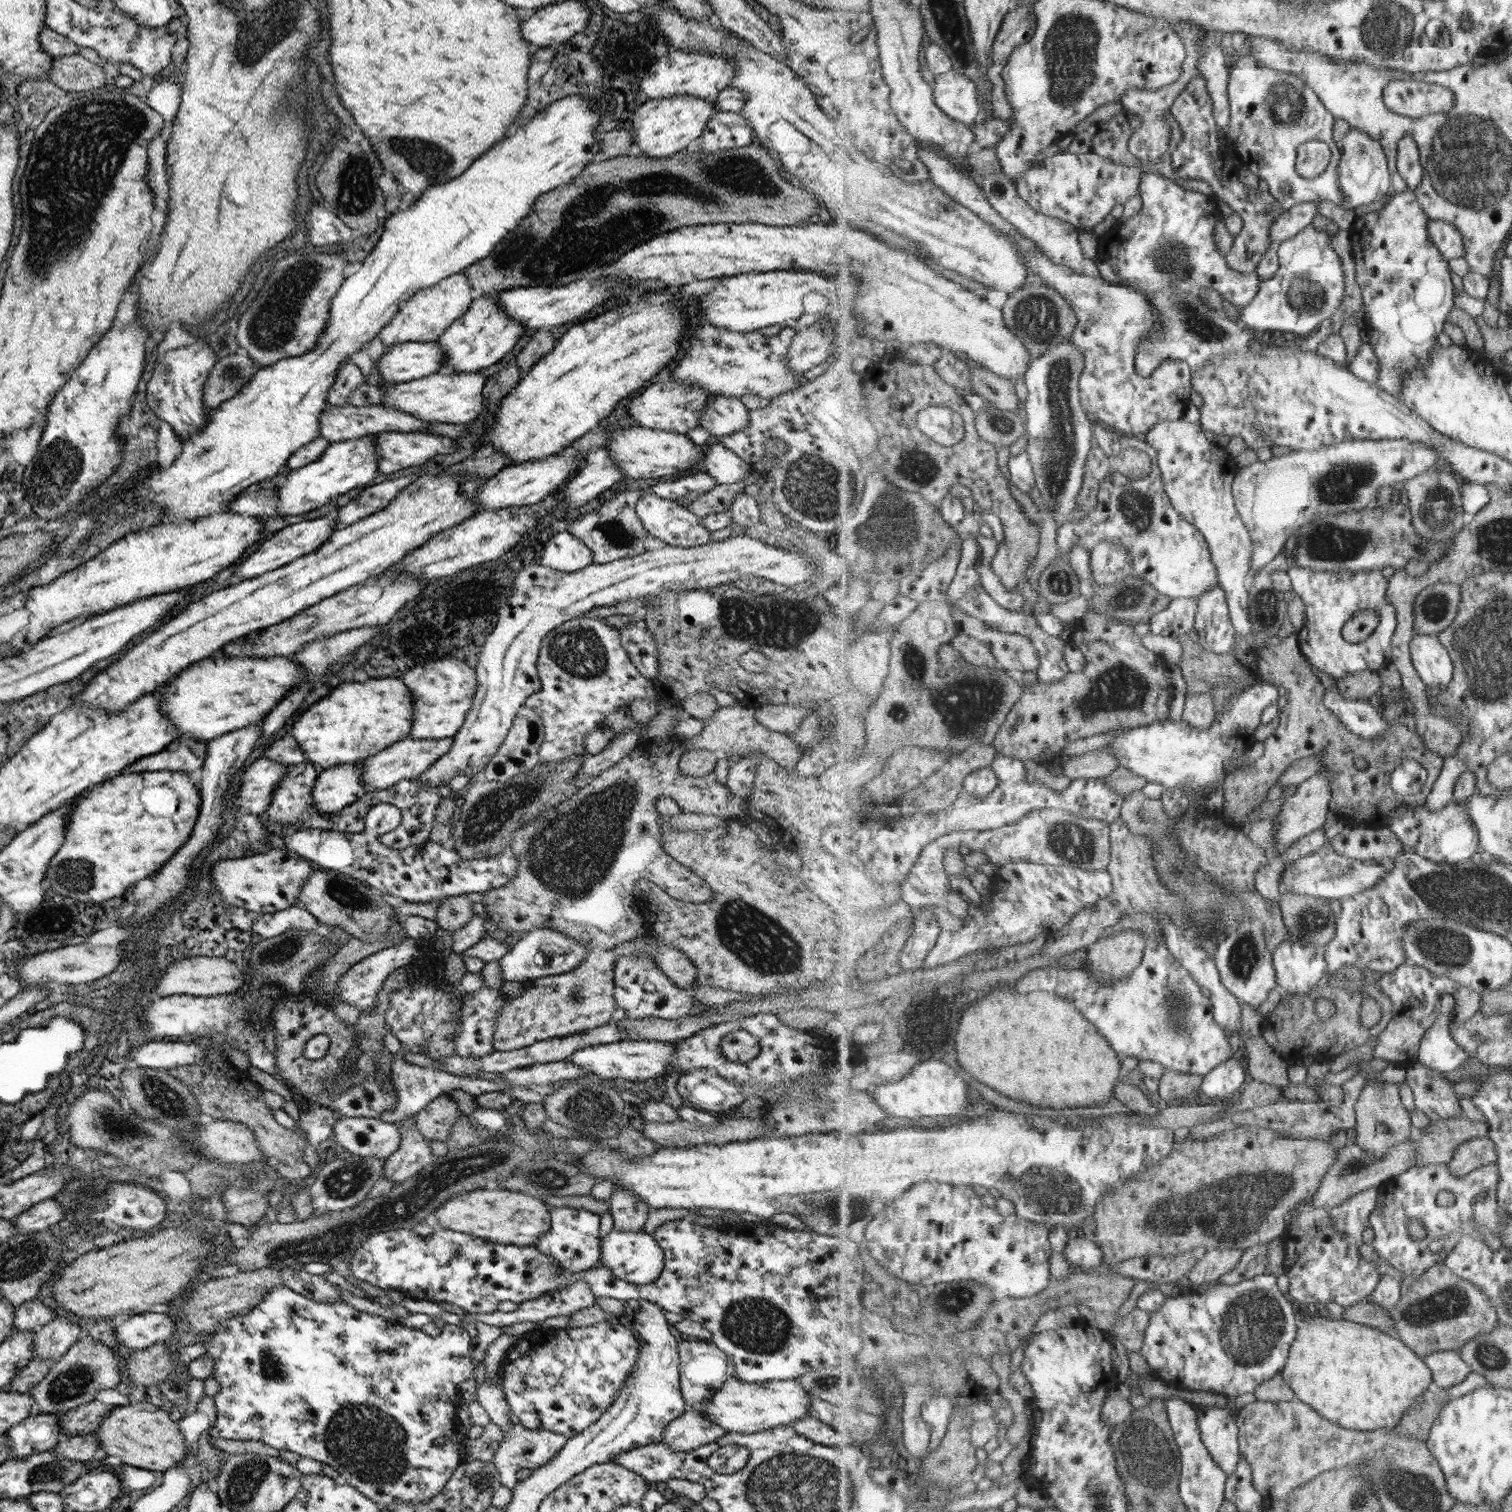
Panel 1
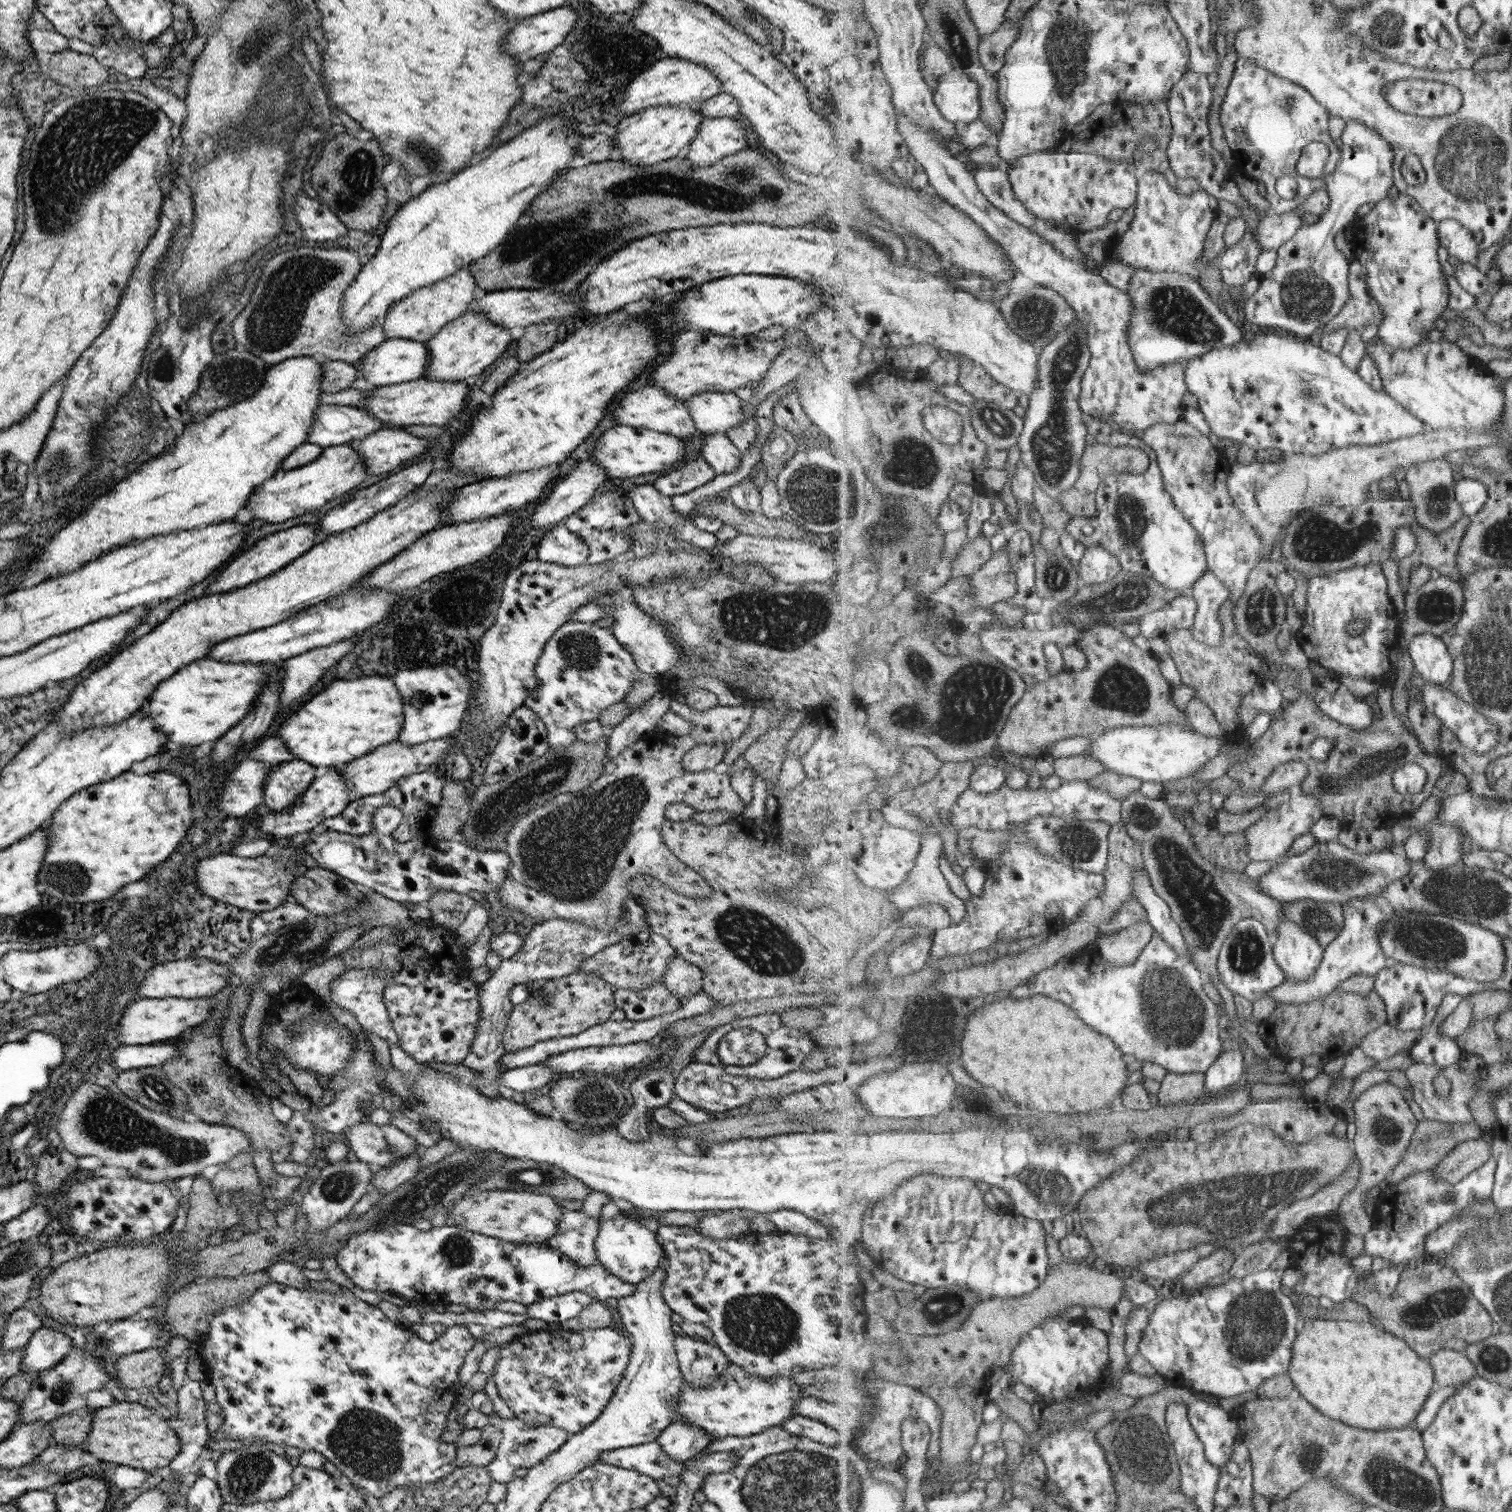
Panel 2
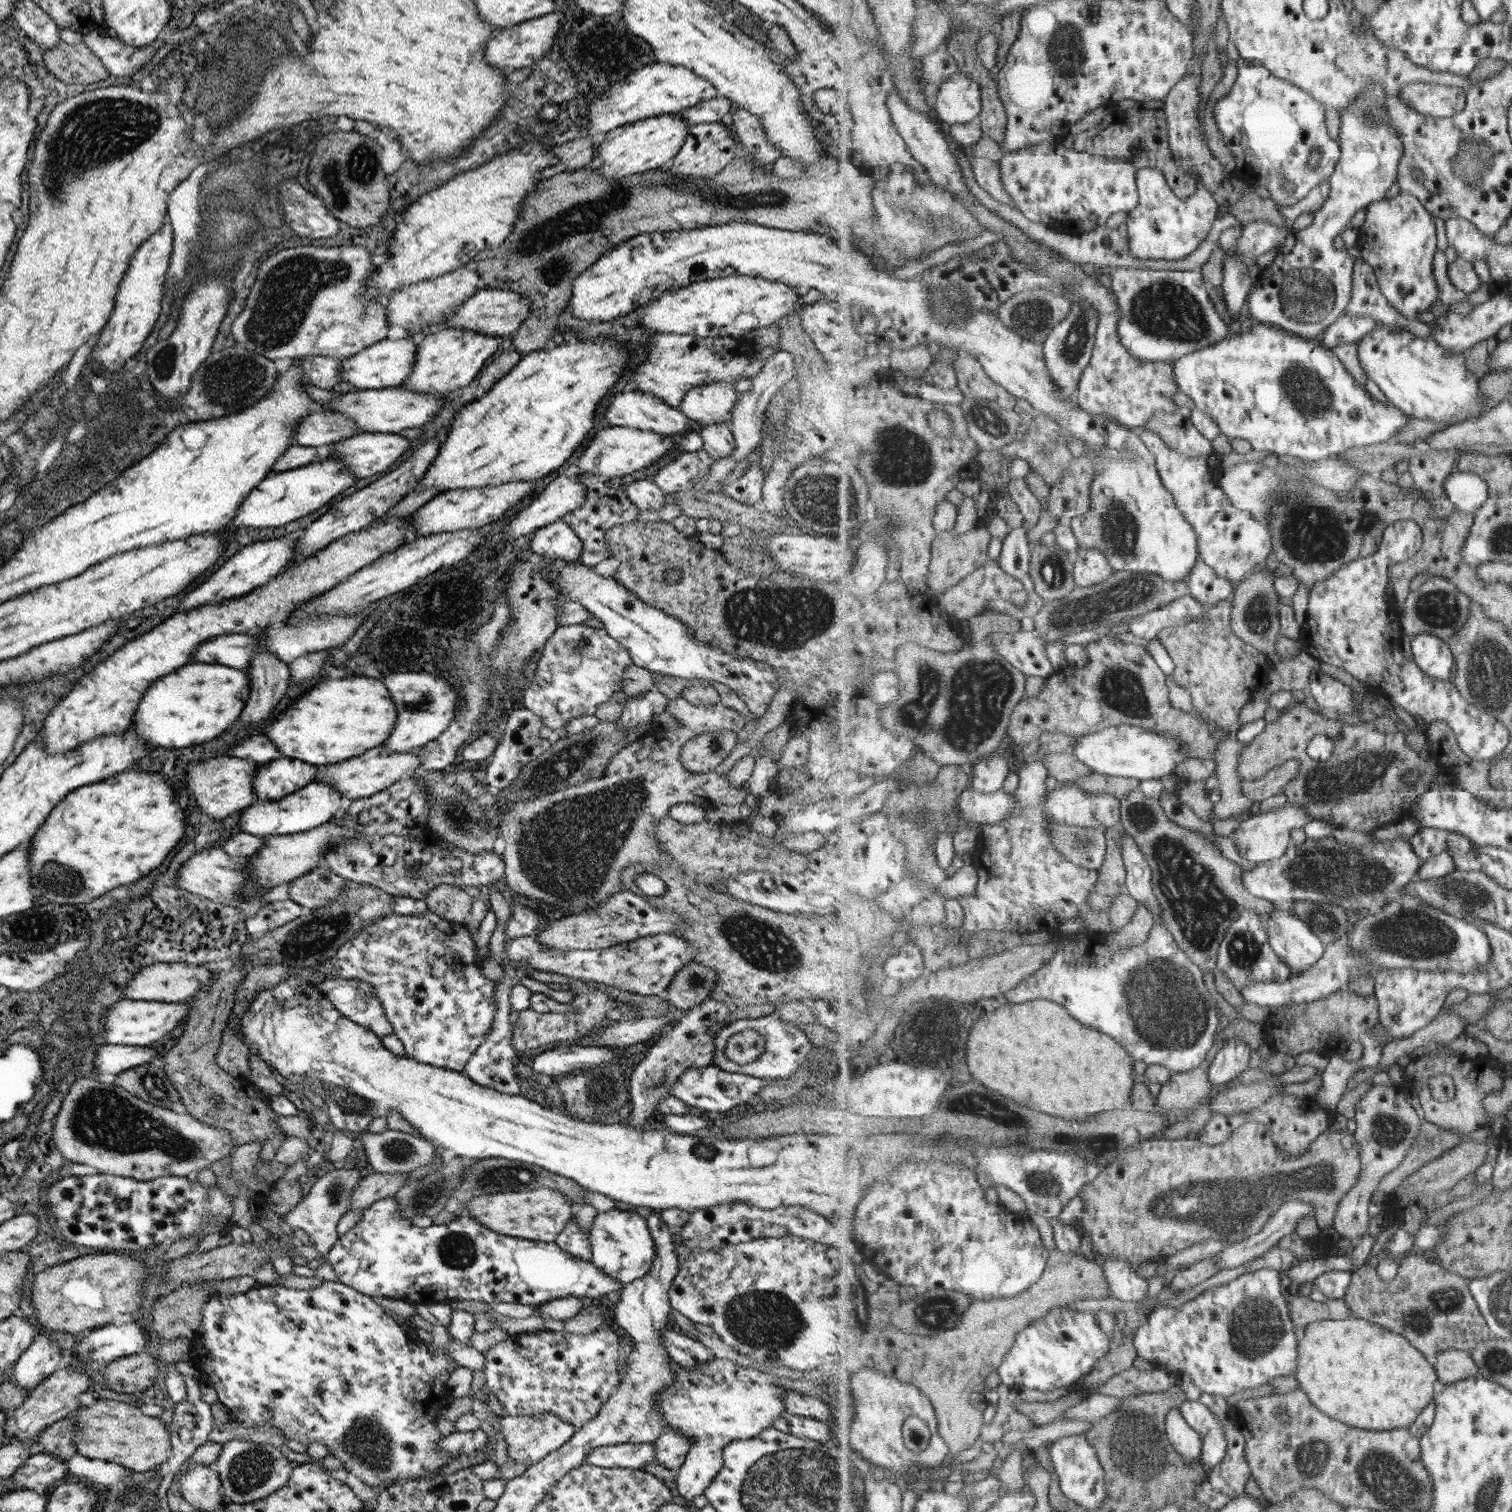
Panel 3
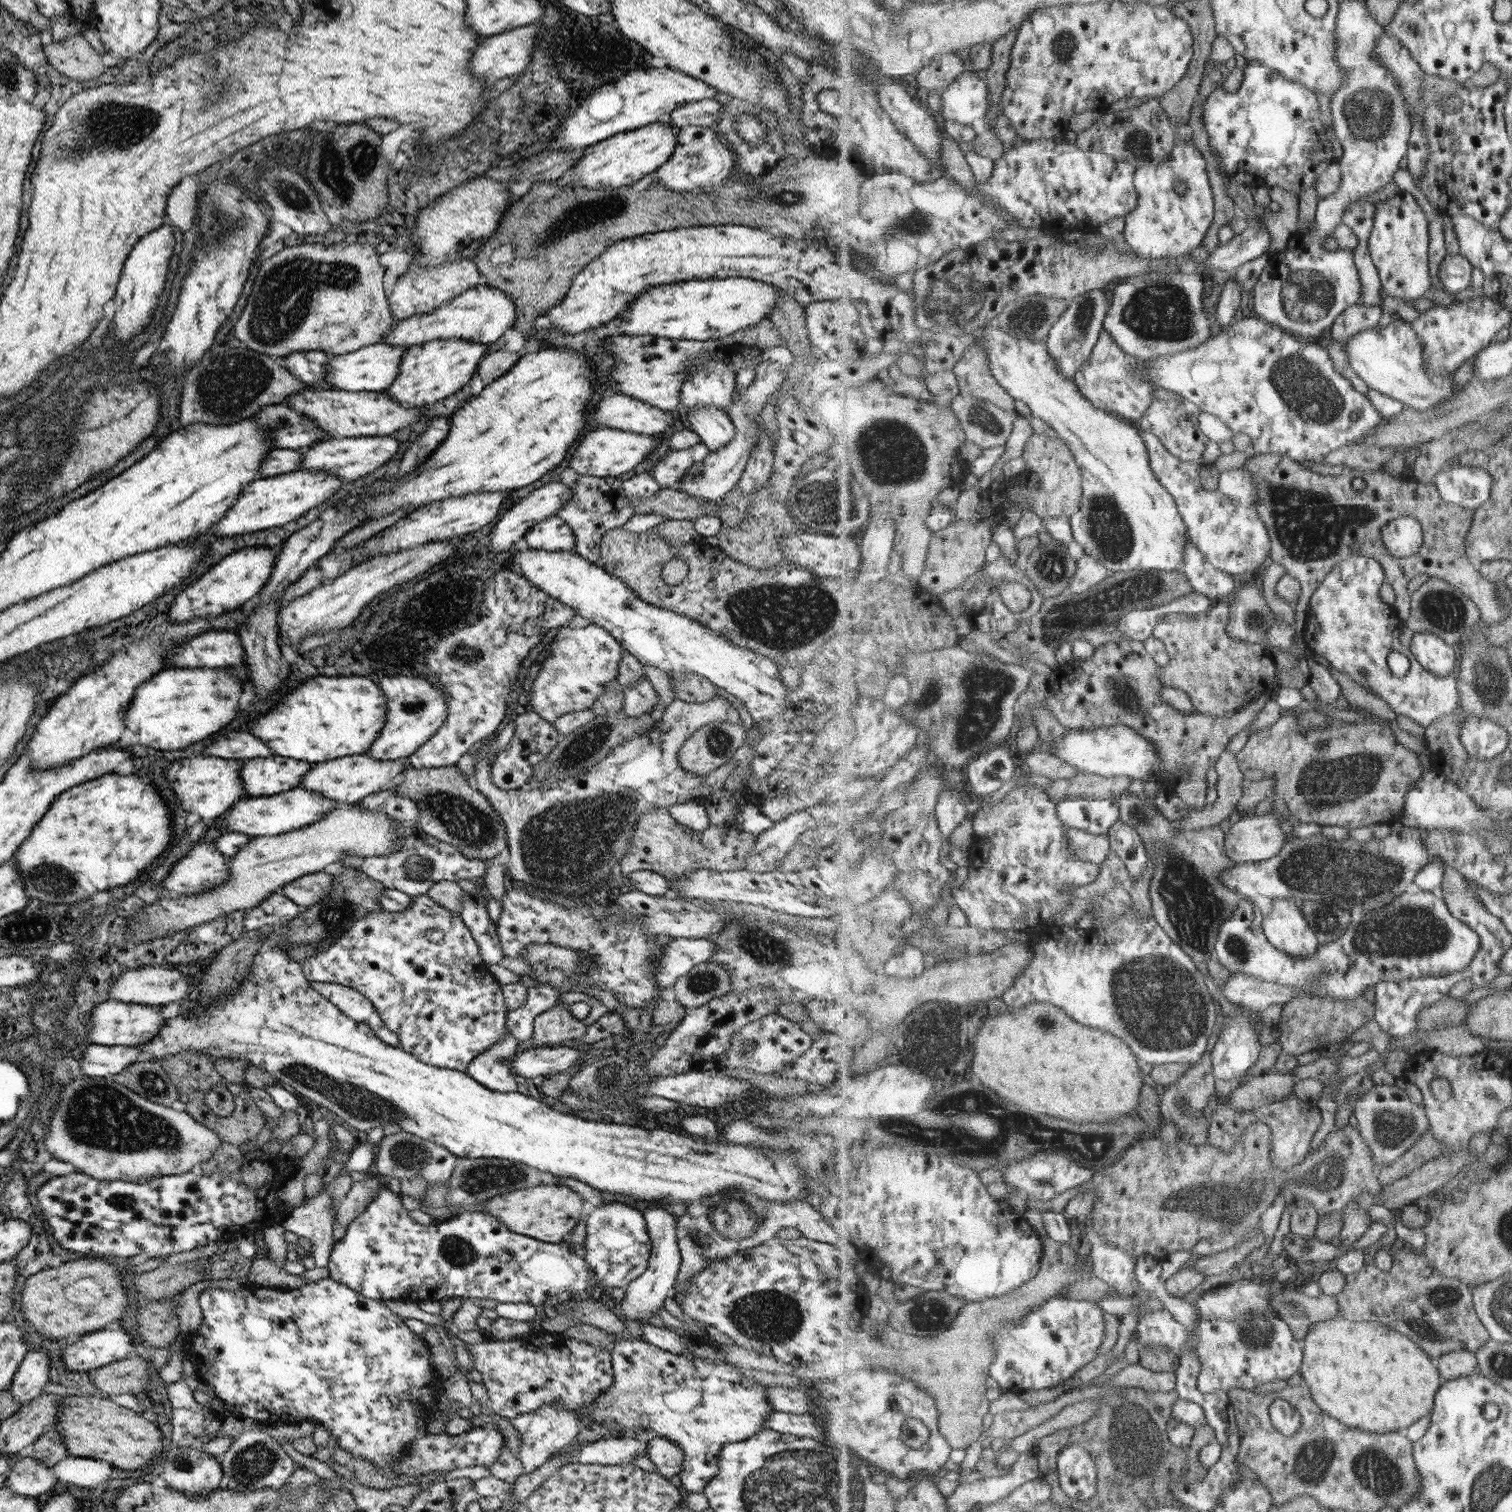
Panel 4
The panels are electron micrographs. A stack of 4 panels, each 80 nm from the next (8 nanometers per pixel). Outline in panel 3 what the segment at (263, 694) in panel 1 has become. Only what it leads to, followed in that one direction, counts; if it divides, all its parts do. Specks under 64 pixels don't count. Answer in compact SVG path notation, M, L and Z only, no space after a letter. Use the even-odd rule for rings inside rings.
M187 663L156 678L143 692L131 728L149 744L187 748L213 740L233 726L247 702L249 676L222 664Z

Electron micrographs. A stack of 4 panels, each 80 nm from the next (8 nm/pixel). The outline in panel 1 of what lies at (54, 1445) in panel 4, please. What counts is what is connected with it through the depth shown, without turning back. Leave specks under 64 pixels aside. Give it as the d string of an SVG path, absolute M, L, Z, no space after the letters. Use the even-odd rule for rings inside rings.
M94 1399L87 1404L77 1406L72 1410L61 1414L59 1426L62 1430L62 1437L70 1437L85 1433L91 1433L96 1430L100 1421L107 1417L111 1409L117 1407L117 1404L101 1404Z

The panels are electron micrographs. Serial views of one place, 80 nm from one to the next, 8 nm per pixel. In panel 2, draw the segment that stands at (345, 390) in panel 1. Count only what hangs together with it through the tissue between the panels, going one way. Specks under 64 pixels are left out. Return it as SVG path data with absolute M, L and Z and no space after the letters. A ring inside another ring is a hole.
M324 359L321 361L323 373L319 381L321 393L333 394L357 385L356 368L349 363Z

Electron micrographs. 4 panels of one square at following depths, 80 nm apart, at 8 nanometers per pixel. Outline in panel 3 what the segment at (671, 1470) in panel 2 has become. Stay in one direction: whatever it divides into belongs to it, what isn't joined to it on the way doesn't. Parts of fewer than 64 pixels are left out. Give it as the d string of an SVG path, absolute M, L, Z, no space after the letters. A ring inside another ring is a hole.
M653 1443L610 1444L588 1452L585 1463L605 1468L637 1468L655 1462Z

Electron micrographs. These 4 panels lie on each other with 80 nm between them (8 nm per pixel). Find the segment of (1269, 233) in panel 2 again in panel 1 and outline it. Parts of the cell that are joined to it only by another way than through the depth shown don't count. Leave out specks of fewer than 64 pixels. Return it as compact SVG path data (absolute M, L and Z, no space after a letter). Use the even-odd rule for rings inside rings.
M1319 201L1302 202L1286 210L1270 228L1273 244L1279 245L1308 226L1312 226L1311 222L1318 215L1320 215Z

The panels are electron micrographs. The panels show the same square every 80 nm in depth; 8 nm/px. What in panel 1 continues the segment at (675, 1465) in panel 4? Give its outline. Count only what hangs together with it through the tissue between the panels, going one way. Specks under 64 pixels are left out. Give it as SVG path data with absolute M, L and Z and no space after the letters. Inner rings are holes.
M687 1408L663 1429L661 1442L674 1451L689 1452L716 1441L724 1433L721 1427L711 1424L703 1414L697 1414L695 1410Z

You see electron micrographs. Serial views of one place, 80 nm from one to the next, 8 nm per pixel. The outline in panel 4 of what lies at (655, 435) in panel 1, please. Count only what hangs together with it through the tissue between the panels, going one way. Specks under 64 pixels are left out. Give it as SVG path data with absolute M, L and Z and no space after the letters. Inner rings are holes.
M611 428L587 429L581 442L577 444L577 448L571 454L571 458L568 458L568 466L577 474L602 479L607 476L615 477L625 474L625 472L633 470L637 464L641 464L643 459L655 450L657 446L655 435L645 435Z

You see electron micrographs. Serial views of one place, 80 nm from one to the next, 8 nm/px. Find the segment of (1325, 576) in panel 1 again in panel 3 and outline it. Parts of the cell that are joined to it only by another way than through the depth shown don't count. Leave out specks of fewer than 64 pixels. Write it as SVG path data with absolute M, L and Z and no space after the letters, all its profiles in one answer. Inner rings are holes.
M1404 519L1395 522L1386 529L1380 549L1373 555L1354 560L1338 570L1334 575L1318 582L1310 590L1309 601L1302 625L1302 633L1299 642L1305 652L1319 662L1332 664L1342 668L1358 681L1371 687L1371 691L1377 692L1389 699L1393 706L1403 708L1407 713L1417 715L1428 724L1435 721L1445 721L1456 732L1460 747L1473 759L1490 759L1492 762L1503 755L1508 747L1511 735L1510 730L1495 715L1485 712L1482 708L1473 704L1460 692L1453 679L1439 680L1429 676L1417 665L1415 658L1407 659L1401 649L1404 630L1402 629L1401 613L1397 610L1393 601L1385 595L1389 582L1389 569L1395 562L1403 562L1415 556L1421 546L1424 545L1424 533L1419 522L1415 519Z

